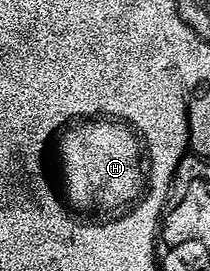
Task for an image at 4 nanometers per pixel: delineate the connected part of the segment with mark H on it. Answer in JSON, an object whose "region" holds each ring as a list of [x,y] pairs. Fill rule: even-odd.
{"region":[[[98,113],[86,117],[76,115],[73,119],[68,119],[64,127],[52,127],[50,141],[45,141],[42,149],[42,174],[50,185],[51,195],[58,201],[60,212],[66,213],[66,218],[84,227],[112,227],[118,221],[126,221],[132,214],[138,213],[138,208],[146,205],[147,199],[154,193],[155,187],[158,186],[158,164],[154,161],[155,155],[156,153],[150,153],[150,141],[146,141],[146,133],[142,133],[142,129],[134,125],[134,121],[126,121],[126,117],[114,117],[114,113]]]}

